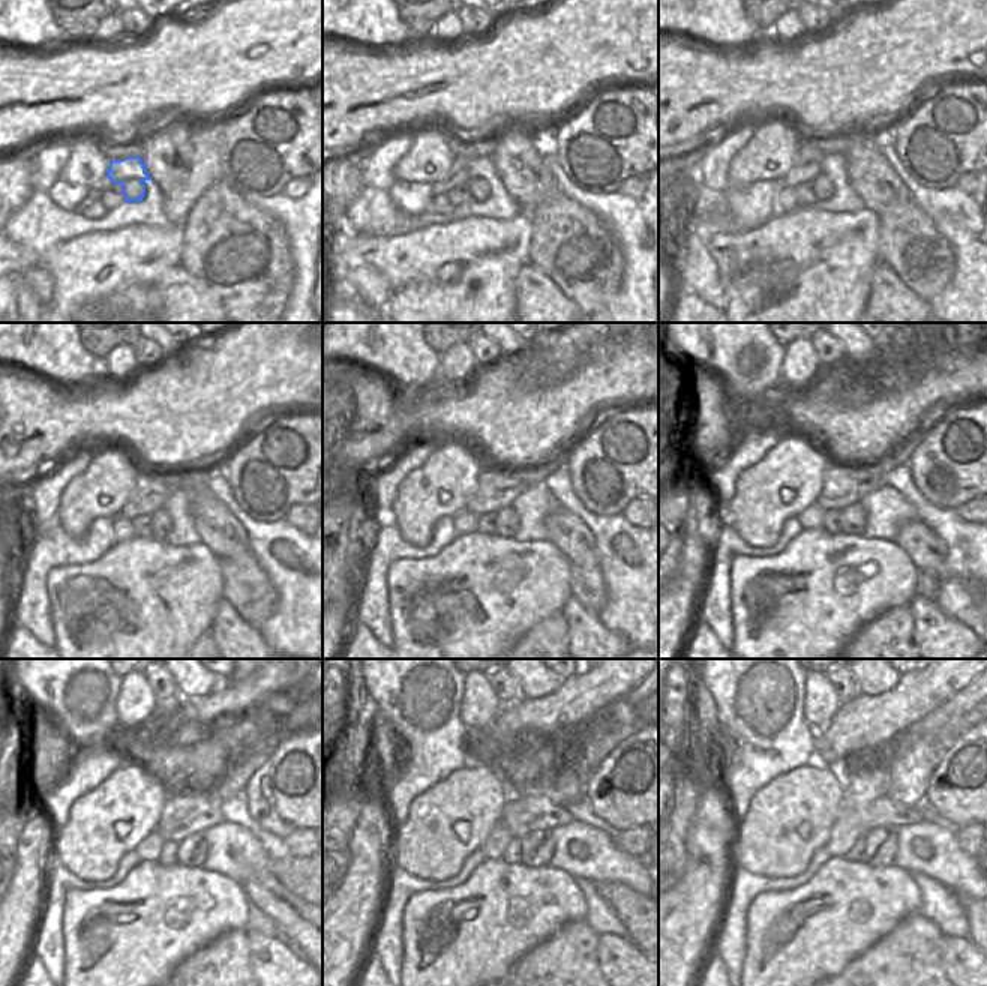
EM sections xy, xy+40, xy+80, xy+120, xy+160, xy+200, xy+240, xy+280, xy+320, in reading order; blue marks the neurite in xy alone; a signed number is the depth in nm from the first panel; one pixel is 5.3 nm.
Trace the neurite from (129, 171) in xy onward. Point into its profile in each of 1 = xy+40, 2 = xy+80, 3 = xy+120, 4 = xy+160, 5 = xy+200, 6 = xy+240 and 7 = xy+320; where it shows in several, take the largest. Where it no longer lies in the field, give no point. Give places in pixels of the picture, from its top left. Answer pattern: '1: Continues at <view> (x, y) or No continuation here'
1: Continues at xy+40 (480, 170)
2: Continues at xy+80 (821, 186)
3: Continues at xy+120 (159, 521)
4: Continues at xy+160 (507, 521)
5: Continues at xy+200 (851, 520)
6: Continues at xy+240 (186, 847)
7: Continues at xy+320 (876, 838)

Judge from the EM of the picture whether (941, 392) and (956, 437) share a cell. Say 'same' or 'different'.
different

